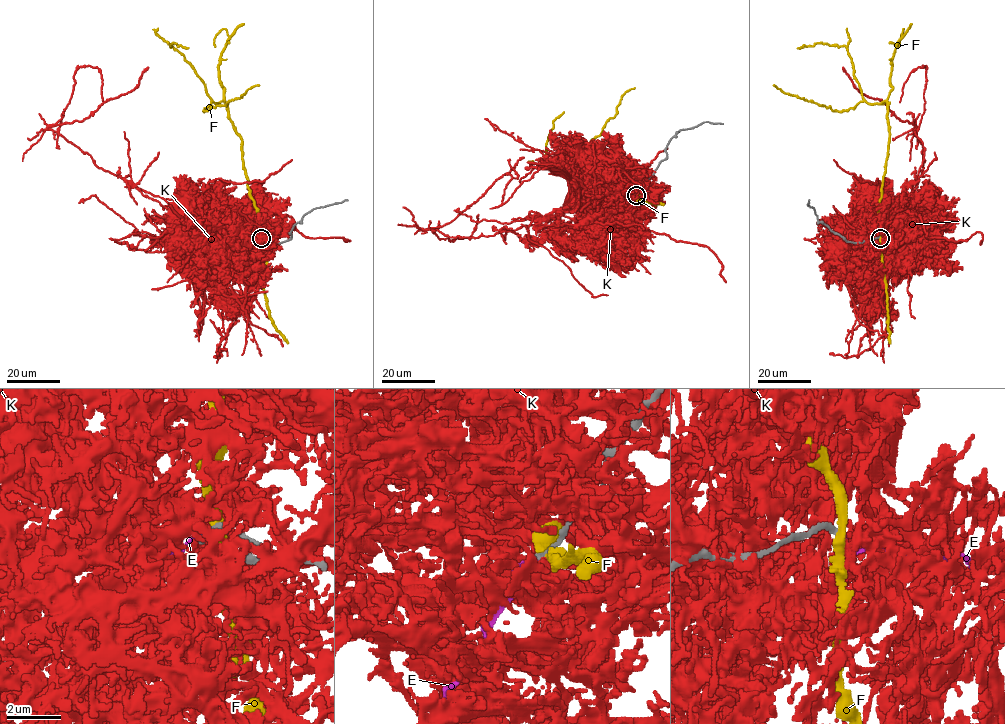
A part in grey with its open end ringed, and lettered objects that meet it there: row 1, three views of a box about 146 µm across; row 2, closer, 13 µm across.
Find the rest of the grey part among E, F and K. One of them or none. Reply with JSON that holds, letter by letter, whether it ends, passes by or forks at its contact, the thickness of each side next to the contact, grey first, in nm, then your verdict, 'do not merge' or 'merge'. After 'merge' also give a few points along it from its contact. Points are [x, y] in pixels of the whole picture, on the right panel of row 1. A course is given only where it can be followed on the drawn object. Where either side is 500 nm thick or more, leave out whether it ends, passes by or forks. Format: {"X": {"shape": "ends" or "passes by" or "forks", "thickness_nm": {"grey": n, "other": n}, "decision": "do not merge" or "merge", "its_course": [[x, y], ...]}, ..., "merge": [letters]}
{"E": {"shape": "ends", "thickness_nm": {"grey": 240, "other": 130}, "decision": "do not merge"}, "F": {"shape": "passes by", "thickness_nm": {"grey": 260, "other": 360}, "decision": "do not merge"}, "K": {"shape": "passes by", "thickness_nm": {"grey": 240, "other": 320}, "decision": "do not merge"}, "merge": []}

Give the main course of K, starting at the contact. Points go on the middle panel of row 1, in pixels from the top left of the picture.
K: (636, 195), (632, 199), (583, 204)

